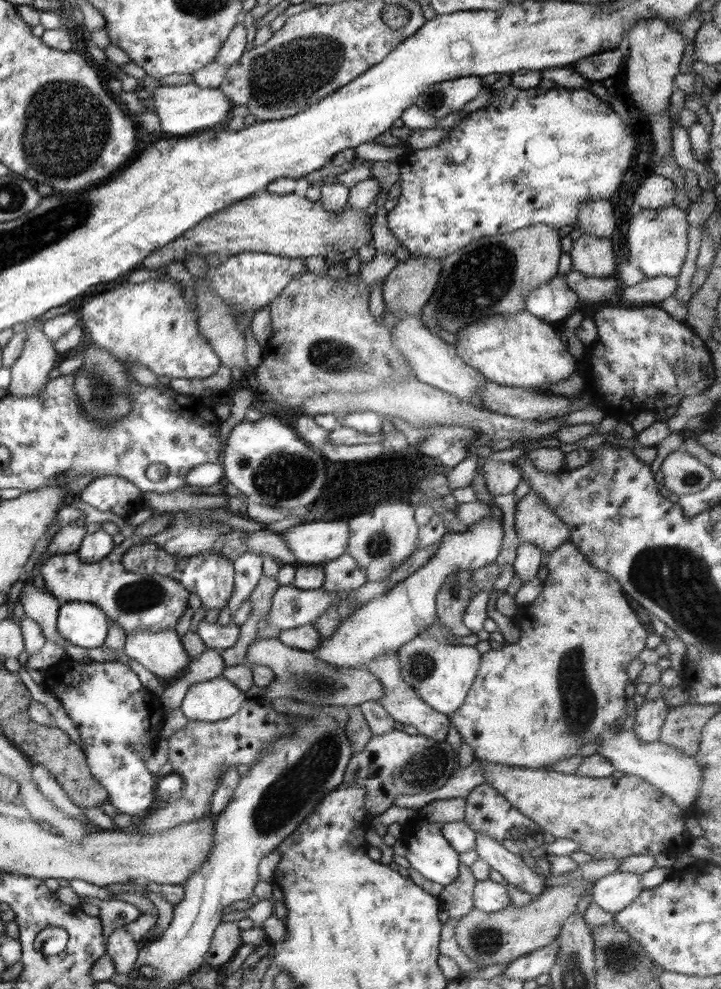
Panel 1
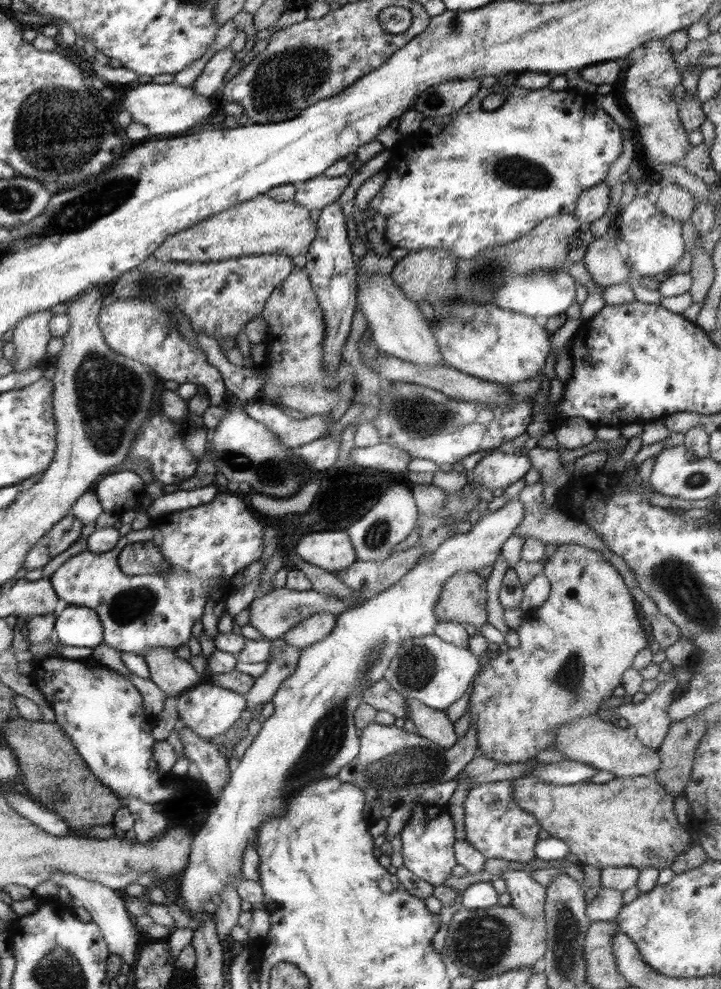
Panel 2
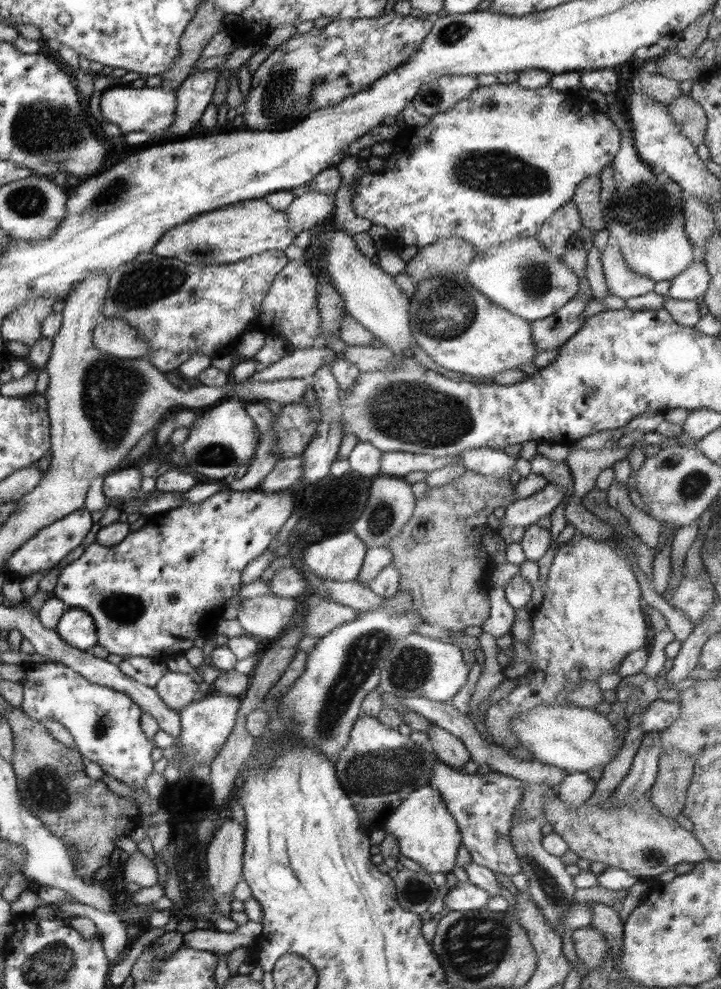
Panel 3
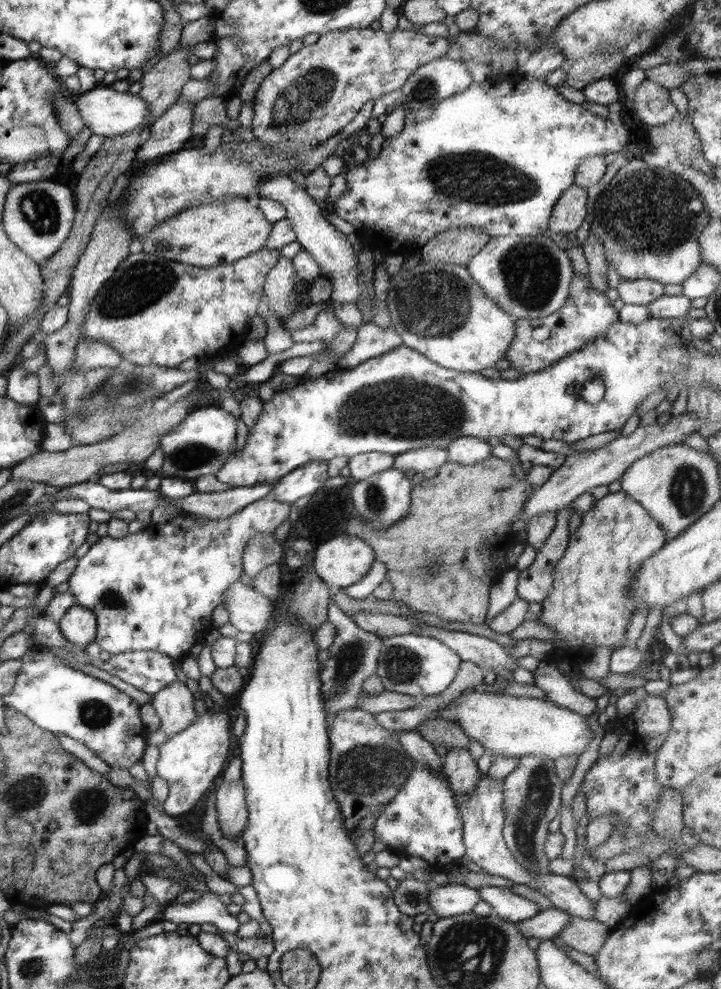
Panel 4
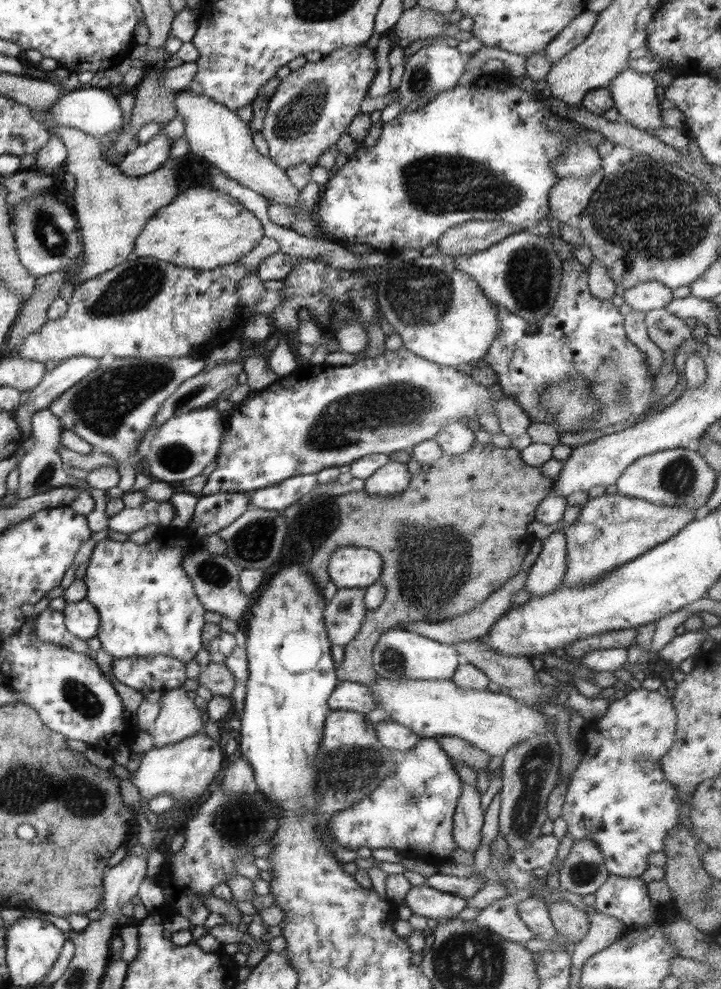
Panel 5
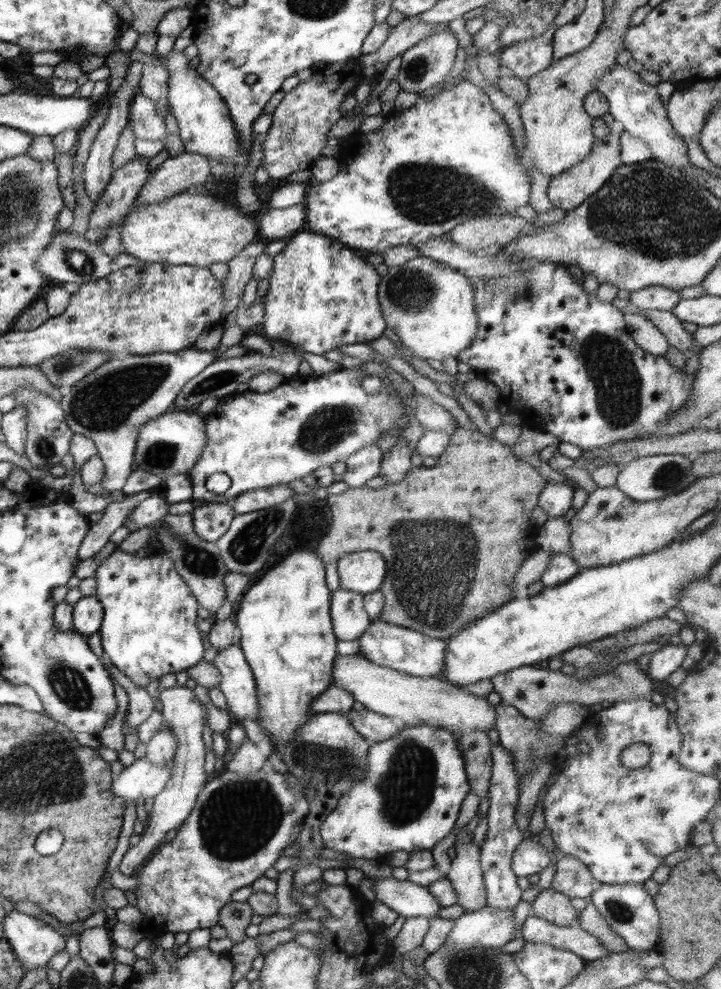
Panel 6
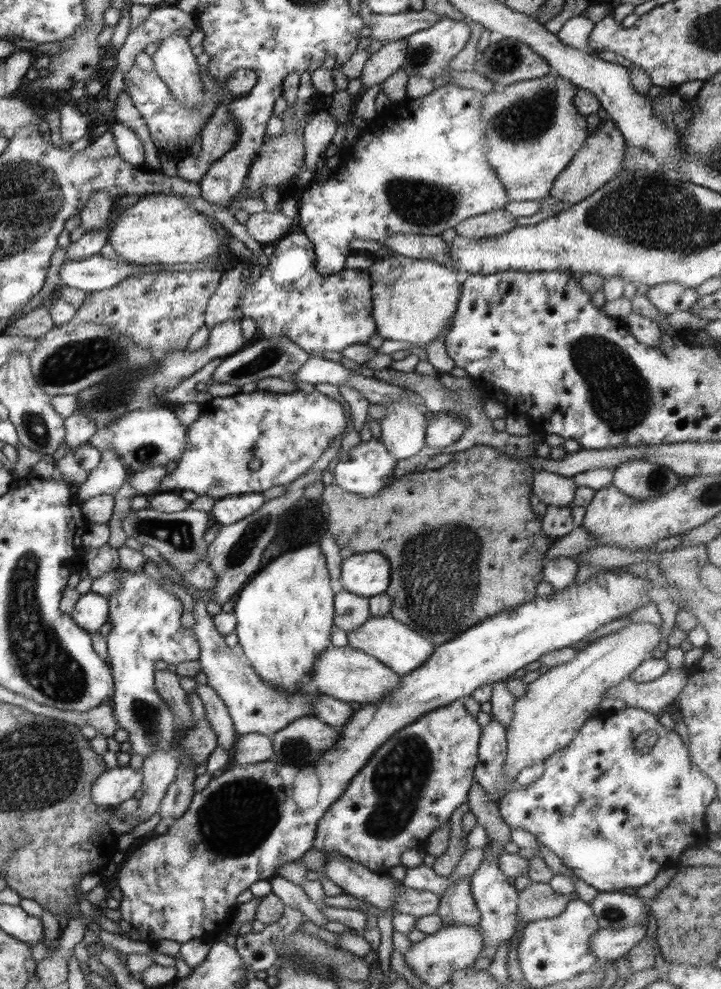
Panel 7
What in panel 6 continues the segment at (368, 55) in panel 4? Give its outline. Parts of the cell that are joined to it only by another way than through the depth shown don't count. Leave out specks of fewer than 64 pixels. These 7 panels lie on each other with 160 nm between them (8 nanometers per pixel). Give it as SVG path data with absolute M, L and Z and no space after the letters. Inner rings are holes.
M357 60L327 64L315 70L311 78L301 81L299 86L282 98L280 104L272 112L272 123L262 144L262 161L273 183L284 181L293 172L311 168L320 158L320 153L326 146L329 130L343 117L343 112L340 111L342 100L346 99L350 93L362 93L363 76L362 68Z

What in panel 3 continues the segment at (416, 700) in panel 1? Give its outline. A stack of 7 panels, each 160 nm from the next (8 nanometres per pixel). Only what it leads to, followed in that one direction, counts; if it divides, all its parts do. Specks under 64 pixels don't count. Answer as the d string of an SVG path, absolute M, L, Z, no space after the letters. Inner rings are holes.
M432 723L427 735L437 758L444 764L464 773L461 769L462 765L471 760L466 745L457 736L450 734L437 724Z

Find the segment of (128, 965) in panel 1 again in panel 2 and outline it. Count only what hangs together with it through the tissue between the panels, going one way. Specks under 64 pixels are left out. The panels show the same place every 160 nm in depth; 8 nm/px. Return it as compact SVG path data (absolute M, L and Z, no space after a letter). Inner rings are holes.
M53 872L49 876L49 880L64 888L68 889L69 894L76 901L77 906L82 906L90 912L93 921L101 928L103 939L107 942L110 953L117 954L121 960L133 965L137 957L140 947L138 939L141 931L136 930L132 915L125 908L122 898L116 895L116 891L100 884L98 882L90 882L76 876L75 874L66 874L65 872Z

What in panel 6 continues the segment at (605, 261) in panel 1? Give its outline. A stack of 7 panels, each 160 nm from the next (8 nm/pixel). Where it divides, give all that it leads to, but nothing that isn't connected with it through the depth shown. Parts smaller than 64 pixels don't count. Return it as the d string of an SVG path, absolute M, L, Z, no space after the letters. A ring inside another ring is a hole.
M649 286L642 290L631 291L629 300L630 304L641 311L671 311L682 298L674 289L663 286Z

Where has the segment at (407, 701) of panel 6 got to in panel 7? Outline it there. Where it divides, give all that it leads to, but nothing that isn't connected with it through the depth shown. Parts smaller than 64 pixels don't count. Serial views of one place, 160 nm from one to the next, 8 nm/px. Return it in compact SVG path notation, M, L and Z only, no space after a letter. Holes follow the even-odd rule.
M331 645L314 663L311 686L322 694L327 694L342 702L359 702L362 705L382 700L400 684L401 676L376 660L373 656L350 646L337 648Z

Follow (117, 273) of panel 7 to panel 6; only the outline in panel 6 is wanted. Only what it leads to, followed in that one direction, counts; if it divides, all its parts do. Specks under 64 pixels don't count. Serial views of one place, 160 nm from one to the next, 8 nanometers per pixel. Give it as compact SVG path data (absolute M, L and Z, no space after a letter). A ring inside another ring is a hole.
M56 224L51 232L51 239L35 260L35 267L44 278L52 278L62 284L78 283L83 285L85 282L99 281L100 278L104 278L114 270L115 265L111 256L104 252L102 246L87 241L86 237L74 236L69 229L62 230Z

